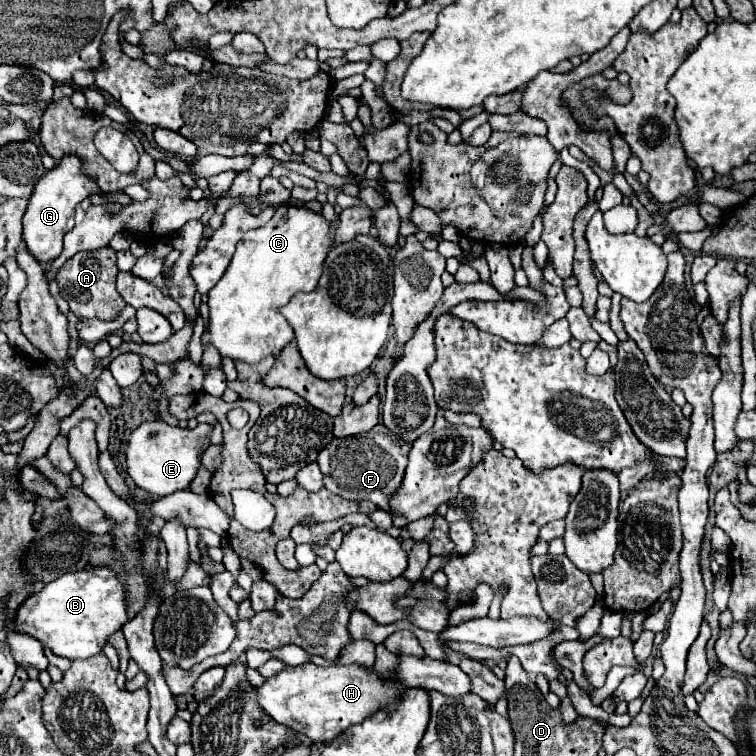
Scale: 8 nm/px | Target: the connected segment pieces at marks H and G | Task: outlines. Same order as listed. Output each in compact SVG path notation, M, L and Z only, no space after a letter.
M304 662L294 668L284 668L272 678L266 678L264 684L256 688L256 700L262 710L282 726L292 728L314 742L332 742L346 728L360 724L364 718L376 714L388 704L398 702L402 692L404 688L394 678L384 682L374 670L356 664L332 664L328 668L320 668L316 664Z
M62 156L62 160L44 174L44 178L34 186L34 194L28 200L28 208L24 214L24 242L36 260L42 264L54 260L62 252L62 238L68 230L74 228L74 212L76 206L92 196L98 194L98 184L84 174L80 156Z

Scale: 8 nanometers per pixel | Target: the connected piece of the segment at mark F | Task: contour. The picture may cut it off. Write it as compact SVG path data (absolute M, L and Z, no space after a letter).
M378 424L370 432L348 438L334 438L320 454L318 464L324 474L324 488L346 500L370 500L380 510L390 512L390 496L402 484L410 444L394 438L394 434Z

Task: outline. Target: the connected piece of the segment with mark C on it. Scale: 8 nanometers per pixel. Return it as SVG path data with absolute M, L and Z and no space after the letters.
M294 204L278 206L274 216L264 226L244 234L244 238L236 246L228 270L218 280L218 284L208 292L210 330L204 332L202 344L204 346L212 344L214 348L218 348L222 356L230 356L232 360L238 358L244 362L260 362L270 354L276 356L294 338L294 330L288 324L288 320L280 314L280 308L286 306L294 294L316 288L330 248L332 248L330 222L320 212L314 212L306 206L294 206Z

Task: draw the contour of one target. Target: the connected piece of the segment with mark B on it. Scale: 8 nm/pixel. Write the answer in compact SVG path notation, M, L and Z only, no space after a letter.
M92 566L80 572L68 572L40 592L30 596L16 612L16 630L24 632L44 646L50 646L56 656L68 660L86 660L100 654L108 638L122 630L128 622L126 590L110 566Z

